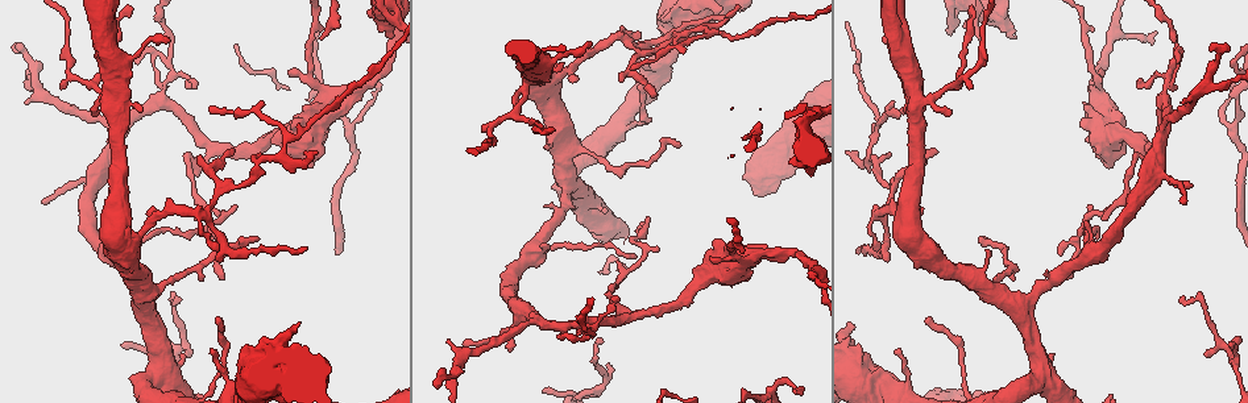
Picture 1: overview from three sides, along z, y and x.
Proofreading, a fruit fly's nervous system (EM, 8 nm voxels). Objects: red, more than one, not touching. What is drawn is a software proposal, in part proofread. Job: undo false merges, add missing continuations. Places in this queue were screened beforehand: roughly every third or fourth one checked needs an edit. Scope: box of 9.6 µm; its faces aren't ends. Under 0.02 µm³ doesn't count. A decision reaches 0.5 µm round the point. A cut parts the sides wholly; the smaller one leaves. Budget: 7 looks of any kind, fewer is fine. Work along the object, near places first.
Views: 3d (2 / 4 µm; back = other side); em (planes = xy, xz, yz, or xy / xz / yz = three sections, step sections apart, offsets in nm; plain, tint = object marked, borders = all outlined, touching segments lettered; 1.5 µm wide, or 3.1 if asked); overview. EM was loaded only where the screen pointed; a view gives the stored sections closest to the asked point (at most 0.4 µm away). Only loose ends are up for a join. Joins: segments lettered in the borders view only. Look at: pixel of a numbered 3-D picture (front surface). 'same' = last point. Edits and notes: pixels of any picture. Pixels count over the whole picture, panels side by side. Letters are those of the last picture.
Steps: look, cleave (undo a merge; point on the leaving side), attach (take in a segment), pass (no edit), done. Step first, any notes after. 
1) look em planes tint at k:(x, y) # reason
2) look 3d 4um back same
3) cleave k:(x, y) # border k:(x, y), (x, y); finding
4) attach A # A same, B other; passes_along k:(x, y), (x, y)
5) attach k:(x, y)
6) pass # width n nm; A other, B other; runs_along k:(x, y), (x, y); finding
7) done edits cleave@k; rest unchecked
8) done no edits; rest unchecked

look 3d 4um at 1:(606, 211) # stops while still wide

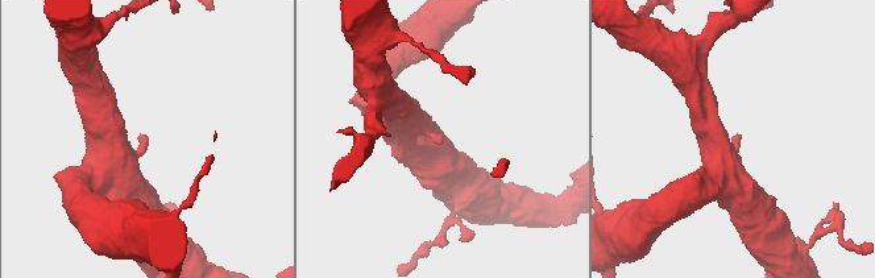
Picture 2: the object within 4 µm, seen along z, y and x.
look em xy step 4 tint at 2:(142, 136)

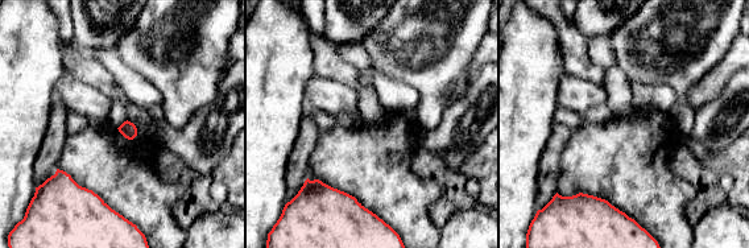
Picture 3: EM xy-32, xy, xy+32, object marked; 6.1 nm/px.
look em planes borders same # another direction

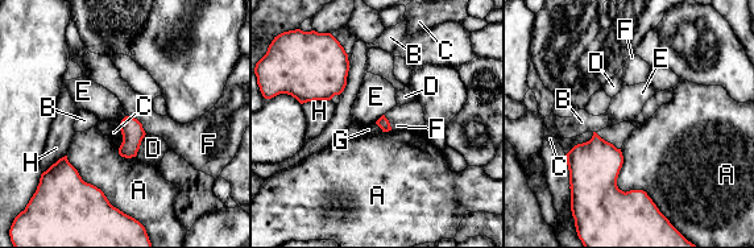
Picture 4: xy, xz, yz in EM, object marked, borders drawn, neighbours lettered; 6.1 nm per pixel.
pass # A other, B other, C other, D other, E other, F other, G other, H other; border 4:(127, 115), (136, 119), (146, 133); no lettered segment goes on from it

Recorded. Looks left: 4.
look em planes borders at 1:(599, 340) # thin end

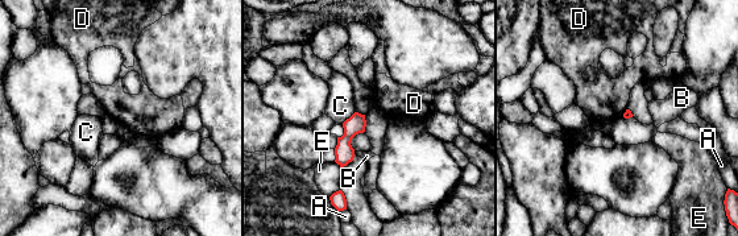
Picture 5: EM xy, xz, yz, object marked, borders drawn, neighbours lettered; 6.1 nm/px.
pass # A other, B other, C other, D other, E other; runs_along 5:(361, 118), (344, 141), (341, 162); no lettered segment goes on from it

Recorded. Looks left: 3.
look 3d 2um at 1:(447, 338) # branch stops here

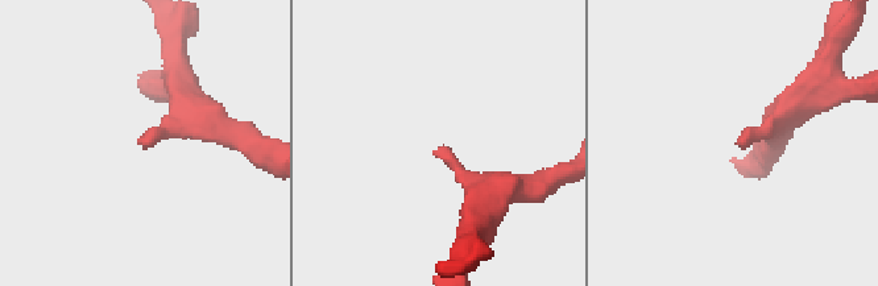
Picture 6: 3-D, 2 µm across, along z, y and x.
look em planes plain at 6:(442, 151) # shape alone is not enough

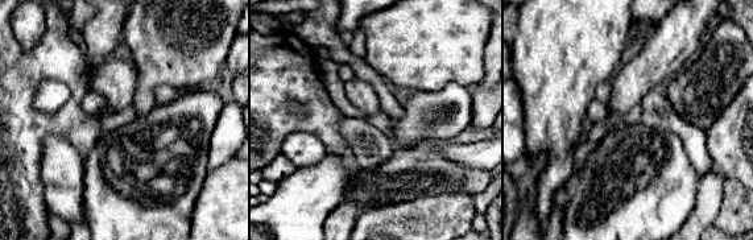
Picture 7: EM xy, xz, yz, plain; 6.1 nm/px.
look em planes borders same

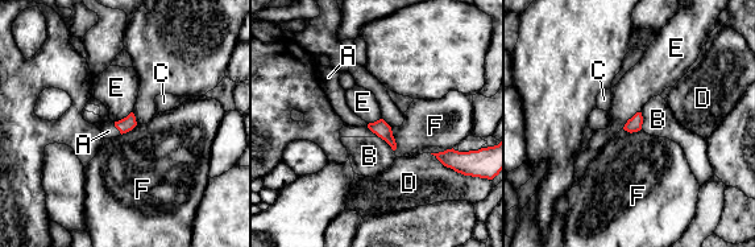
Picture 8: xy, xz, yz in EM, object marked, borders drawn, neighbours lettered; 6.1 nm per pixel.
attach A # A same, B other, C other, D other, E other, F other; passes_along 8:(128, 123), (116, 127), (108, 131); the neuron continues

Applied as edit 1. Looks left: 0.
done edits attach@8; rest unchecked

